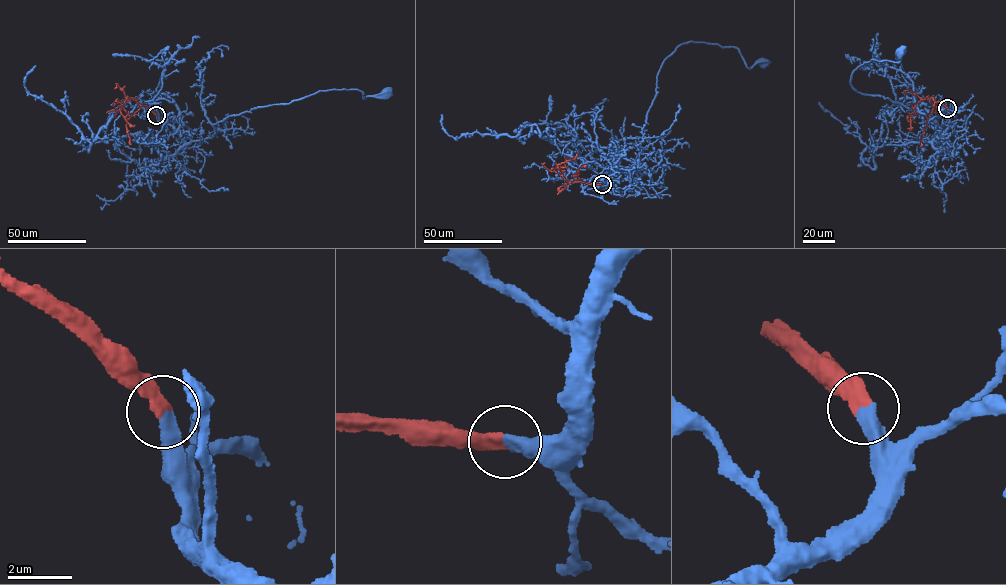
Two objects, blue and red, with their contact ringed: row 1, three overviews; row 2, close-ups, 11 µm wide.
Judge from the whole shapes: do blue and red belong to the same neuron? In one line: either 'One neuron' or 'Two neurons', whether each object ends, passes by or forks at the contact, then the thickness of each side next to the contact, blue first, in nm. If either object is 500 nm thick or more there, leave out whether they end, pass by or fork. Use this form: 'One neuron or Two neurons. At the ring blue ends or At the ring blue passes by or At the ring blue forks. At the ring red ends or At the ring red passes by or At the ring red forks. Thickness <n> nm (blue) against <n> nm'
One neuron. At the ring blue ends. At the ring red ends. Thickness 440 nm (blue) against 440 nm

